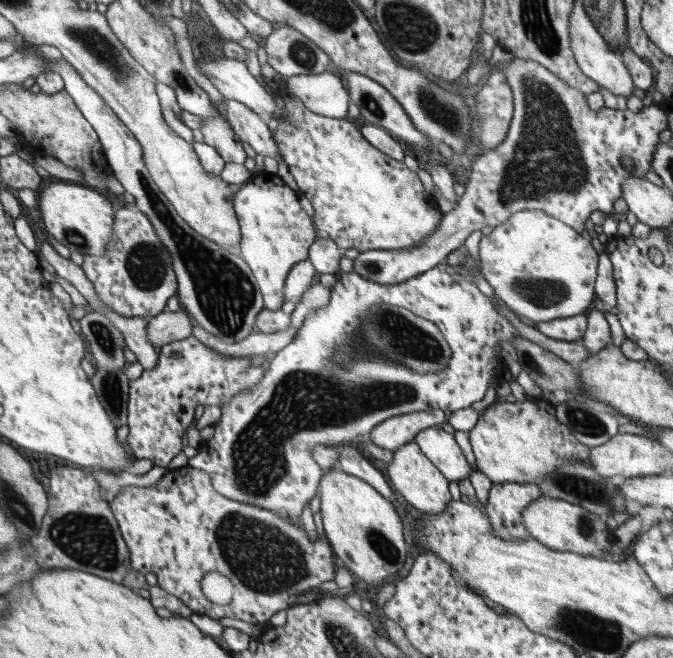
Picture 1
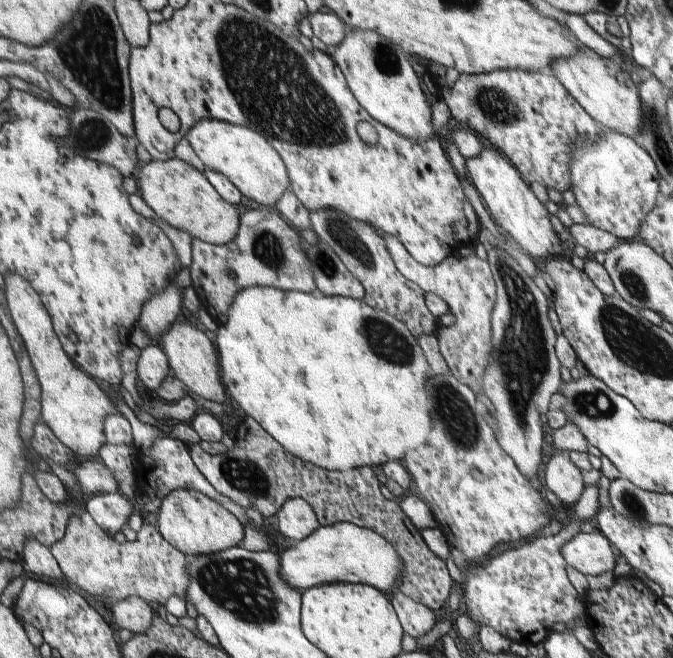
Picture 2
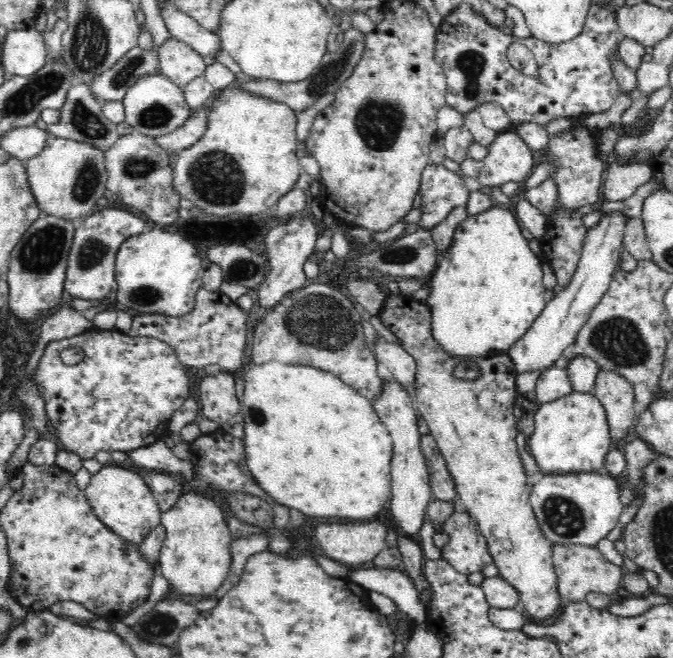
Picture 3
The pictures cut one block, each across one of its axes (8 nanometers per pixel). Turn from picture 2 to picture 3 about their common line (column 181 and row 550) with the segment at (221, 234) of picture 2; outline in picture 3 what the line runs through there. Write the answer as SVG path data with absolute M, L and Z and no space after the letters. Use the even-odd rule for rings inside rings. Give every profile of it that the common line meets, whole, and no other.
M186 490L182 492L182 496L178 496L172 508L161 512L160 525L166 529L166 536L163 538L162 548L157 558L158 566L162 576L172 584L172 588L184 596L198 596L198 598L213 596L230 570L232 539L230 530L227 528L226 511L220 510L221 506L212 498L204 498L204 494L200 492Z

